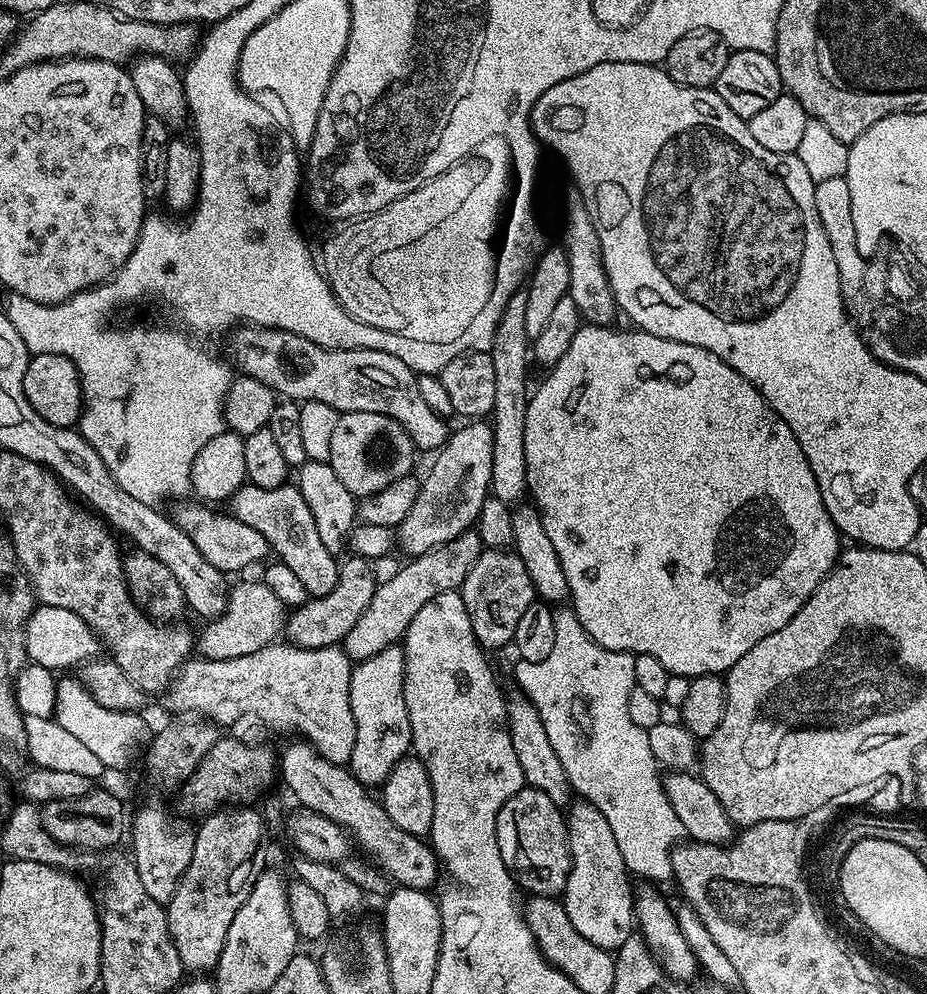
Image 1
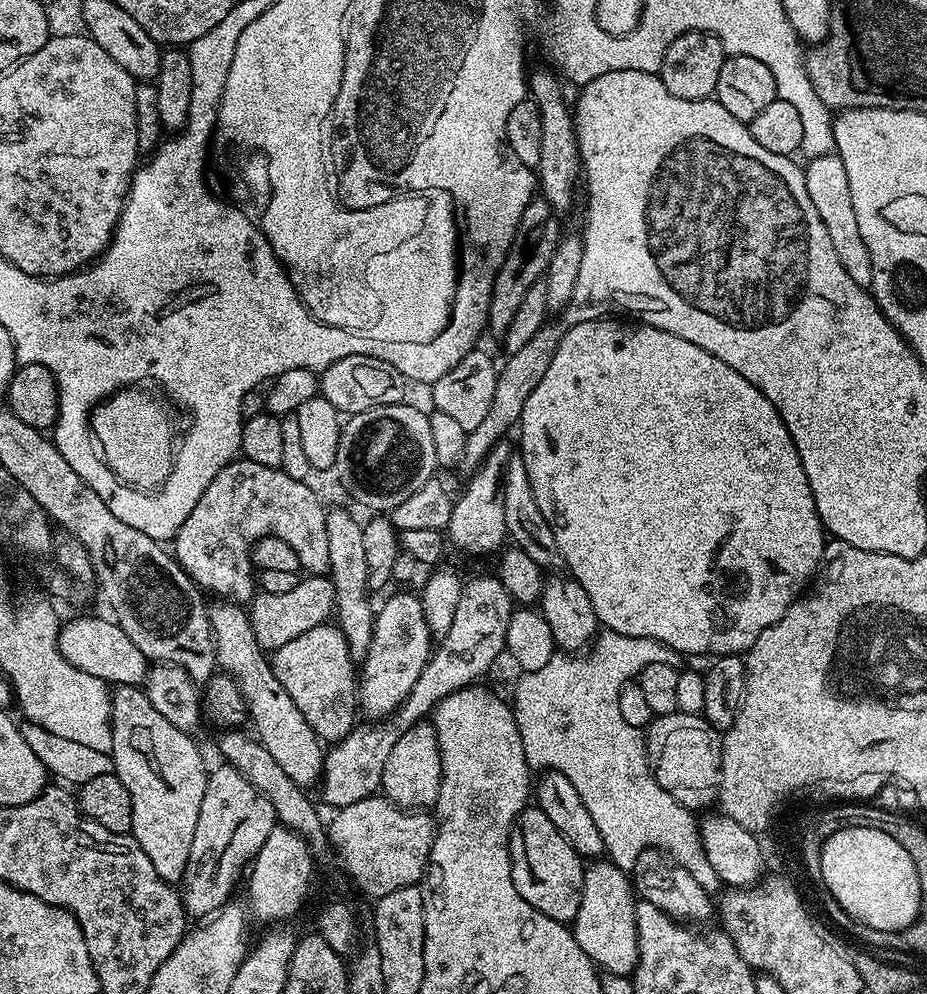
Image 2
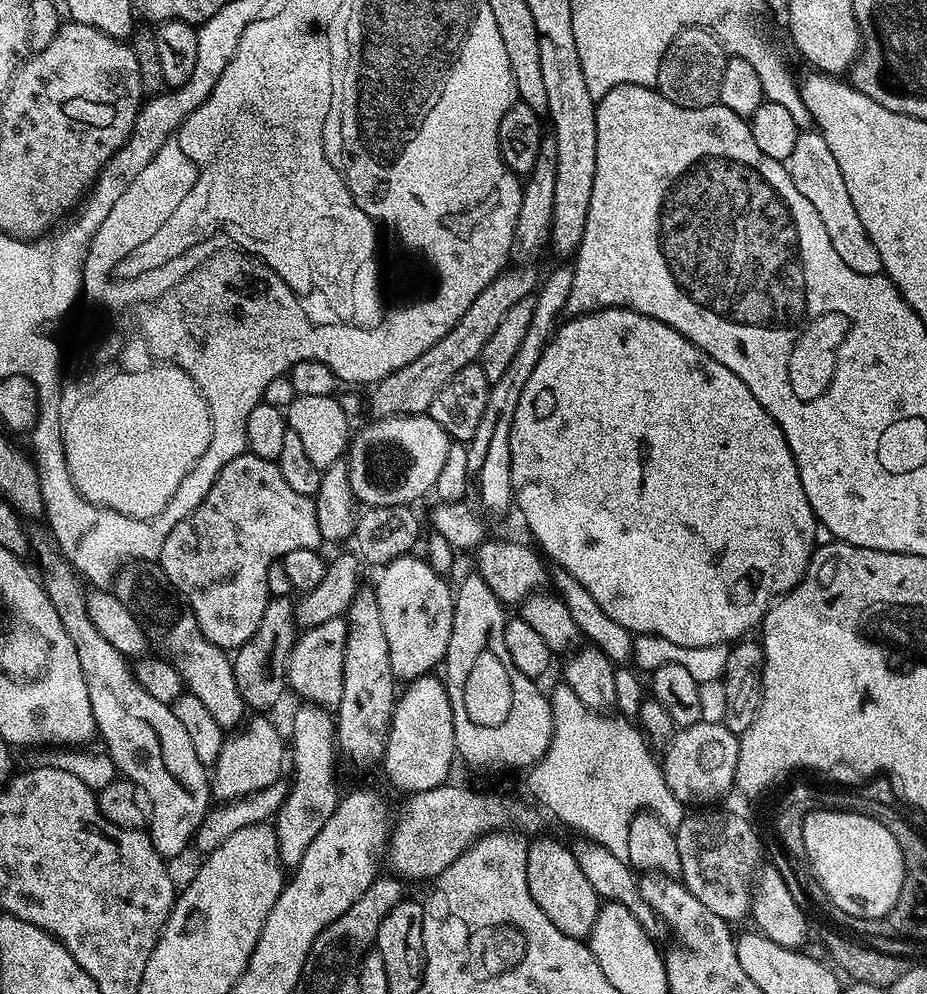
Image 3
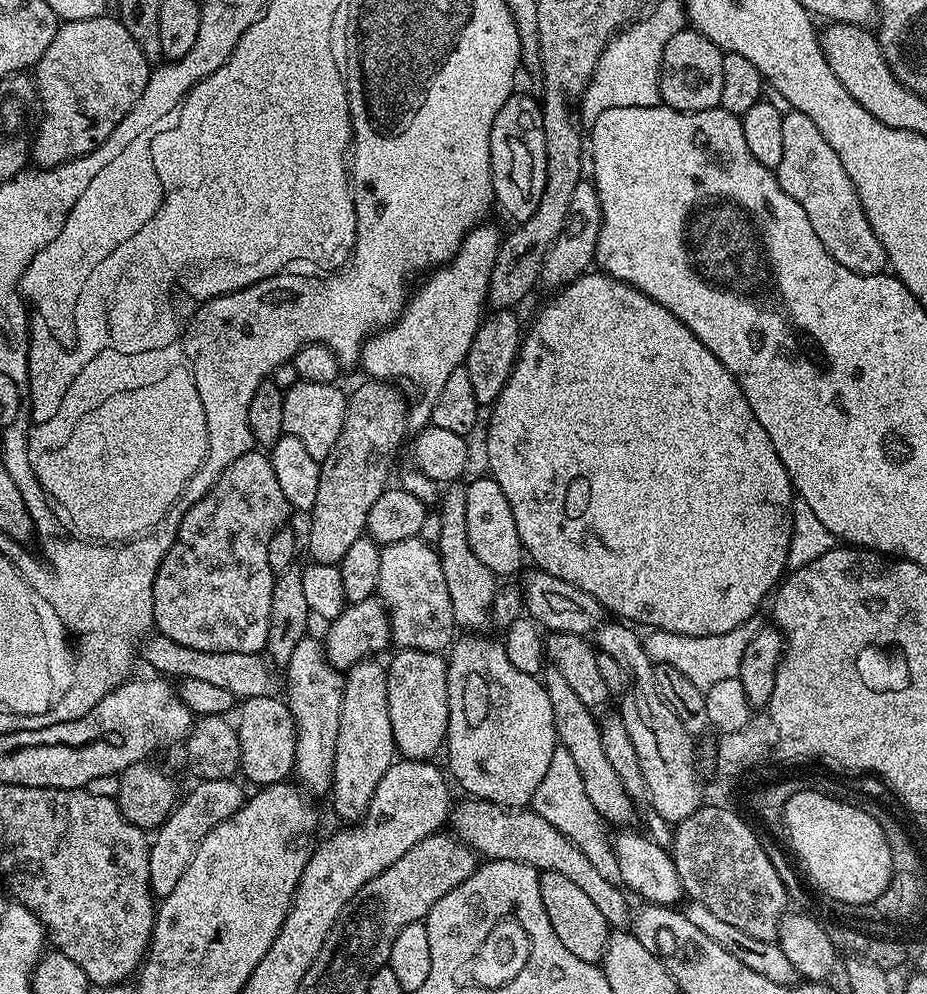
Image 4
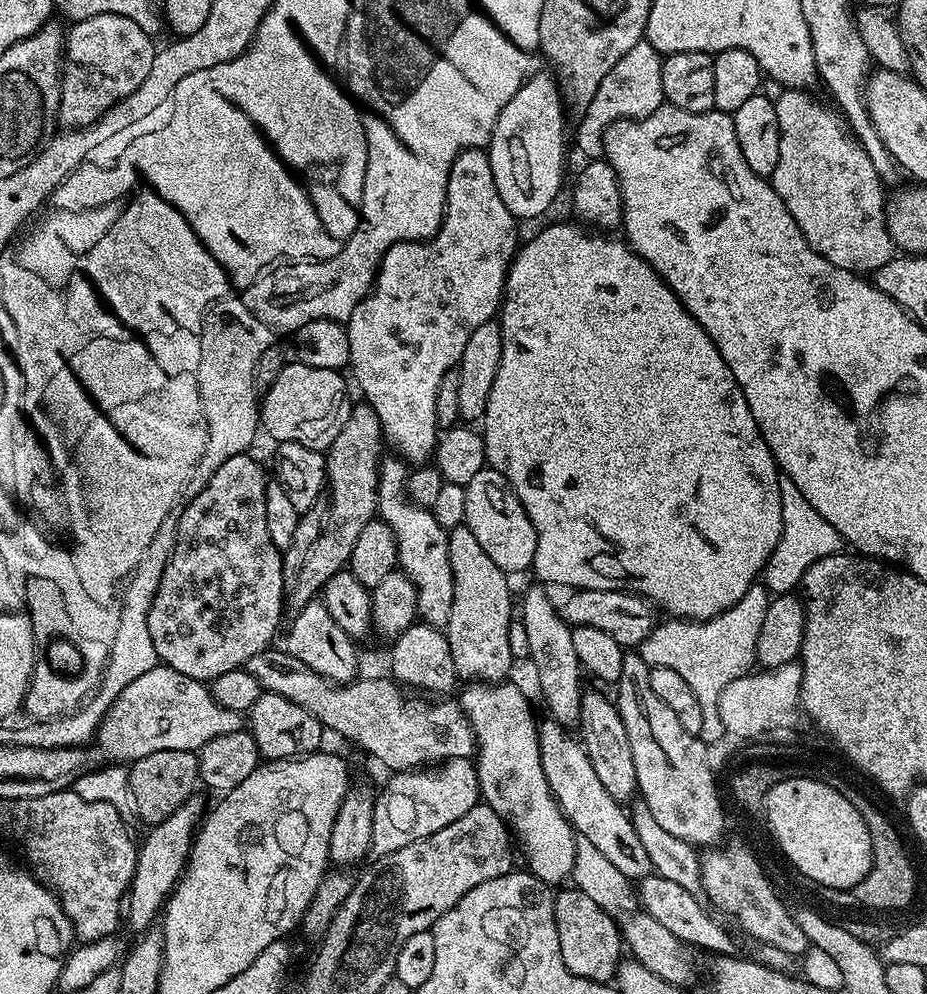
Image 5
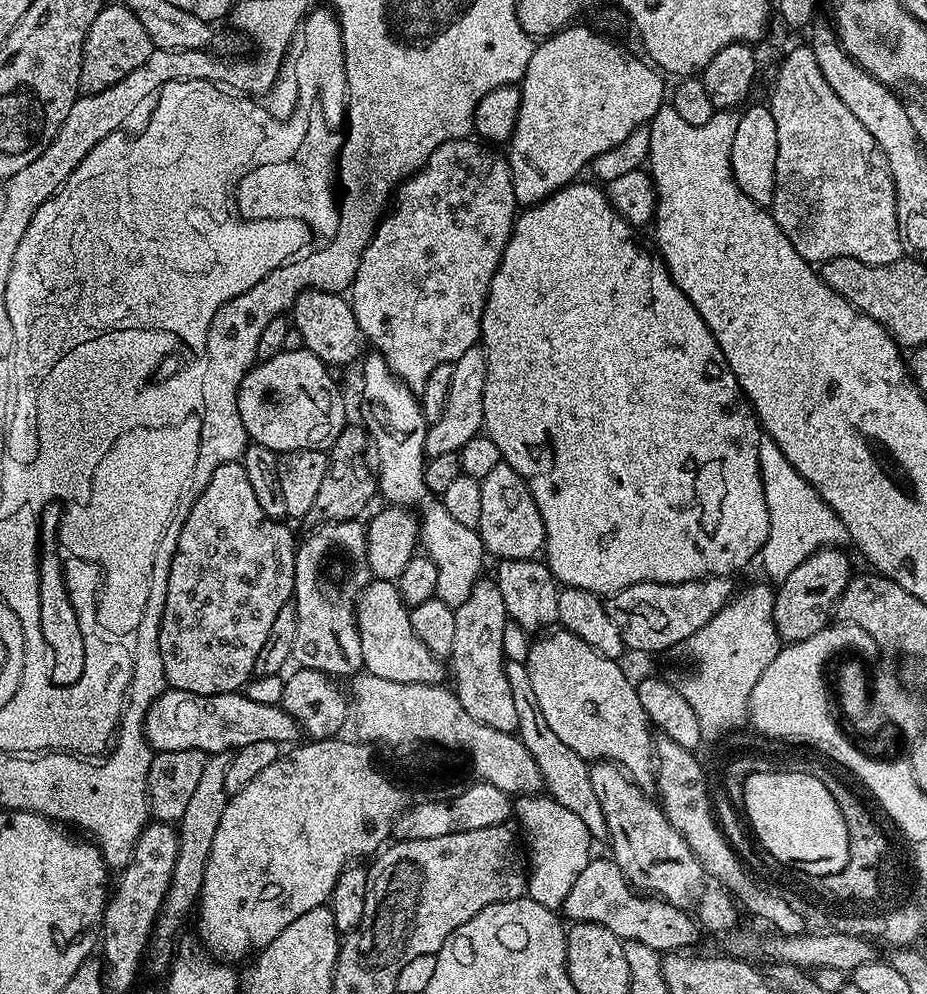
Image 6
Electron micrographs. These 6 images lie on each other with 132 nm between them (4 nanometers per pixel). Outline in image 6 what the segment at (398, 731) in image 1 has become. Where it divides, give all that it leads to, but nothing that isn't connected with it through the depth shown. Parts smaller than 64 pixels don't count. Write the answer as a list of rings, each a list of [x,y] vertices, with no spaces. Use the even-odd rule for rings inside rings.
[[[369,351],[363,357],[364,373],[360,380],[364,385],[360,388],[360,416],[362,427],[370,437],[371,447],[374,449],[374,471],[376,474],[376,487],[381,497],[385,496],[387,503],[392,506],[411,506],[418,513],[420,521],[420,543],[423,555],[429,556],[438,566],[438,584],[436,586],[435,599],[446,602],[446,606],[456,609],[470,598],[476,581],[481,579],[486,561],[484,543],[479,531],[470,526],[462,526],[446,511],[446,506],[440,498],[432,495],[424,481],[424,466],[426,457],[424,447],[426,446],[426,434],[428,433],[428,420],[422,414],[420,401],[417,393],[406,387],[396,375],[390,370],[390,366],[377,354]]]

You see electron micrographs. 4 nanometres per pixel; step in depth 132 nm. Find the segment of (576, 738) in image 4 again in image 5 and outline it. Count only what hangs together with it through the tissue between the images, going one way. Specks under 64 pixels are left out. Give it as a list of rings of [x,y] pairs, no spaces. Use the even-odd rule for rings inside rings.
[[[543,587],[532,588],[518,604],[518,623],[526,630],[526,639],[530,650],[528,660],[536,671],[536,684],[544,695],[547,715],[563,726],[576,726],[580,723],[580,676],[582,669],[578,662],[578,653],[574,650],[572,628],[561,618],[557,605],[543,592]]]

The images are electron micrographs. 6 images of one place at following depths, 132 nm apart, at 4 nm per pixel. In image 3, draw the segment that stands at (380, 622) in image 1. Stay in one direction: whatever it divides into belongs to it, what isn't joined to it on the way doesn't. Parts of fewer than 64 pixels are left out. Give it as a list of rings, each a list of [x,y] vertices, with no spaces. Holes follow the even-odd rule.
[[[568,266],[554,269],[545,280],[543,277],[539,281],[538,291],[534,296],[534,315],[530,318],[526,338],[522,338],[522,346],[518,346],[518,354],[514,354],[510,367],[502,373],[502,378],[491,381],[486,407],[481,420],[478,421],[478,430],[474,430],[474,438],[467,441],[468,487],[474,496],[476,492],[475,503],[479,511],[489,517],[490,515],[500,516],[508,507],[510,509],[513,507],[514,497],[510,478],[510,426],[514,426],[514,410],[518,410],[518,398],[522,398],[522,390],[526,387],[534,366],[538,366],[538,358],[542,358],[544,348],[558,327],[557,321],[561,319],[566,298],[570,298],[570,290],[573,286],[574,274],[572,268]]]

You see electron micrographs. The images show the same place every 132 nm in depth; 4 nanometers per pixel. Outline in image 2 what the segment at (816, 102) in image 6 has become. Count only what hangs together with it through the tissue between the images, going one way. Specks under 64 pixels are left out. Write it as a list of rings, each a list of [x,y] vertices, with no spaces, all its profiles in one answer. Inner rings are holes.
[[[835,154],[814,158],[807,161],[803,169],[806,194],[810,194],[810,202],[814,202],[814,210],[818,210],[818,218],[822,218],[826,234],[830,234],[830,242],[838,253],[838,262],[842,262],[842,270],[846,270],[846,274],[855,280],[871,281],[870,250],[866,250],[866,242],[862,242],[862,233],[858,230],[858,214],[854,214],[854,202],[850,199],[850,178],[846,178],[846,166],[842,158]]]

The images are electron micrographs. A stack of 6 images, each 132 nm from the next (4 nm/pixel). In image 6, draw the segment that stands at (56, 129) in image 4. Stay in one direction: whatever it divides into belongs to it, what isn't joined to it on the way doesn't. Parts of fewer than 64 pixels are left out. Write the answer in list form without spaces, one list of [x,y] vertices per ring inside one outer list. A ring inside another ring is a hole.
[[[123,2],[105,3],[104,9],[94,18],[86,34],[82,50],[82,74],[80,75],[81,93],[91,94],[113,88],[130,70],[142,66],[146,58],[152,56],[152,40],[146,34],[146,26],[138,22],[136,15]]]

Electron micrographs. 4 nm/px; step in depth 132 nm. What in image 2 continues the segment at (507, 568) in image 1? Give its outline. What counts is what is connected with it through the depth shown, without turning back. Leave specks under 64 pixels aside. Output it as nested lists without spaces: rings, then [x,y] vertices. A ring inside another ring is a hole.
[[[495,575],[476,576],[463,585],[449,632],[439,639],[432,655],[428,657],[428,664],[422,674],[418,674],[418,682],[414,682],[410,694],[396,707],[390,719],[379,726],[372,726],[369,732],[363,726],[357,726],[346,738],[335,741],[327,749],[318,789],[321,798],[332,810],[362,802],[362,798],[375,796],[381,791],[382,766],[386,766],[386,758],[390,750],[394,750],[394,742],[398,742],[398,738],[402,738],[410,726],[421,723],[440,700],[454,694],[459,688],[475,685],[483,672],[491,670],[500,652],[502,656],[505,651],[506,630],[510,626],[513,611],[512,595]]]

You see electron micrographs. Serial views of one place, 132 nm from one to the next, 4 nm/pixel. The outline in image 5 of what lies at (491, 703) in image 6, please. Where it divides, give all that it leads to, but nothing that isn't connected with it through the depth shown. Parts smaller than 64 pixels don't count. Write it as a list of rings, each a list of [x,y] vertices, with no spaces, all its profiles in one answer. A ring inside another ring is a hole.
[[[459,526],[448,532],[448,553],[450,554],[450,570],[454,574],[454,602],[450,606],[450,618],[446,625],[446,635],[450,642],[450,654],[454,658],[457,677],[464,682],[483,682],[485,684],[507,681],[509,679],[508,671],[511,670],[512,664],[514,665],[514,657],[510,650],[510,634],[508,633],[510,626],[514,623],[514,600],[512,604],[512,588],[508,585],[509,573],[503,572],[498,566],[494,566],[490,554],[486,554],[486,550],[482,550],[478,538],[474,538],[474,534],[467,526]]]

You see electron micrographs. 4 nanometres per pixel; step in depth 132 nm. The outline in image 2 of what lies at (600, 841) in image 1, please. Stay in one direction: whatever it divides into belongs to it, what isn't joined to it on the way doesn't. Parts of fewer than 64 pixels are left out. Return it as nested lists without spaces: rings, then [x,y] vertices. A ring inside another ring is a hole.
[[[596,858],[584,869],[582,902],[571,925],[578,946],[592,959],[597,969],[610,976],[631,977],[636,970],[640,951],[636,929],[636,906],[638,897],[629,873],[607,858]]]

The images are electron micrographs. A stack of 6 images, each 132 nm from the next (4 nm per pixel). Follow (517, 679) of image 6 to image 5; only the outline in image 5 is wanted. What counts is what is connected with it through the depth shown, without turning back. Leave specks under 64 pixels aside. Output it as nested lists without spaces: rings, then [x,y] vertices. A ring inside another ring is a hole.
[[[551,718],[541,719],[538,729],[537,746],[541,752],[542,772],[552,798],[578,833],[579,839],[591,842],[610,863],[618,866],[620,873],[628,877],[629,881],[639,882],[653,875],[650,854],[646,854],[642,841],[638,839],[631,815],[621,801],[606,794],[606,786],[598,782],[598,774],[594,774],[594,766],[590,766],[590,758],[584,753],[583,743],[574,738],[571,740],[567,734],[569,731]]]

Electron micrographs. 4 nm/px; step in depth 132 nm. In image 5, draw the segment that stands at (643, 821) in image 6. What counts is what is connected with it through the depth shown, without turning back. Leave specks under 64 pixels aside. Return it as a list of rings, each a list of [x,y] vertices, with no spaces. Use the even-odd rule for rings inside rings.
[[[585,691],[580,697],[578,731],[584,753],[590,758],[590,766],[594,766],[594,774],[598,774],[598,782],[606,786],[606,794],[621,802],[631,801],[638,792],[634,754],[630,754],[630,738],[626,735],[626,726],[620,717],[620,709],[602,693]]]

